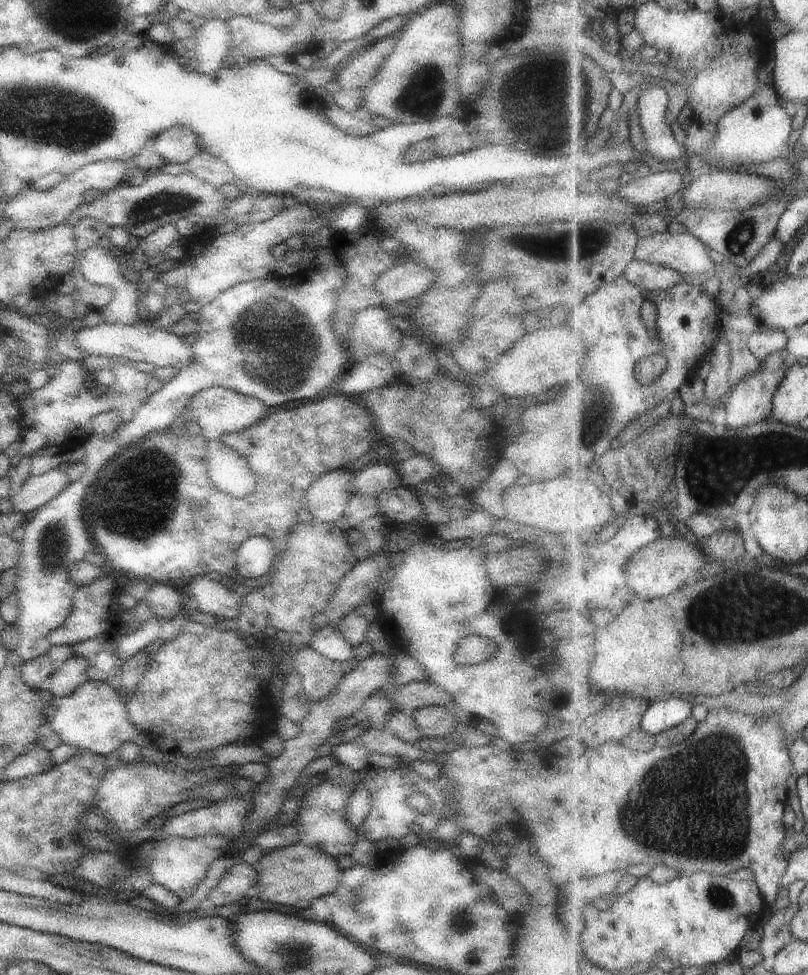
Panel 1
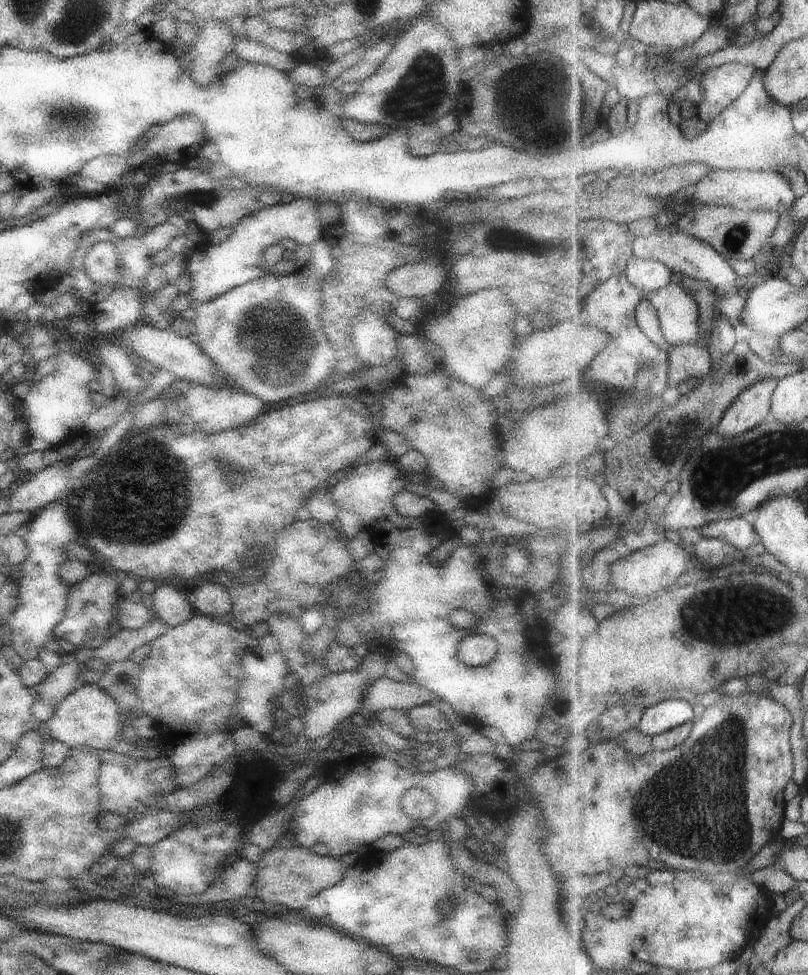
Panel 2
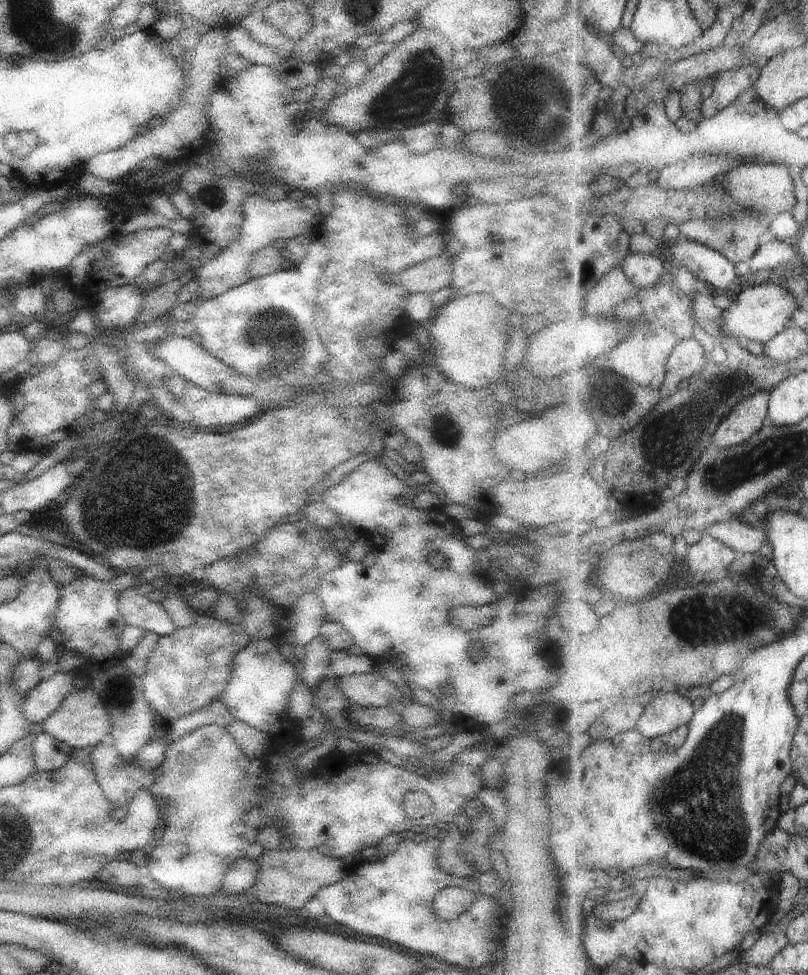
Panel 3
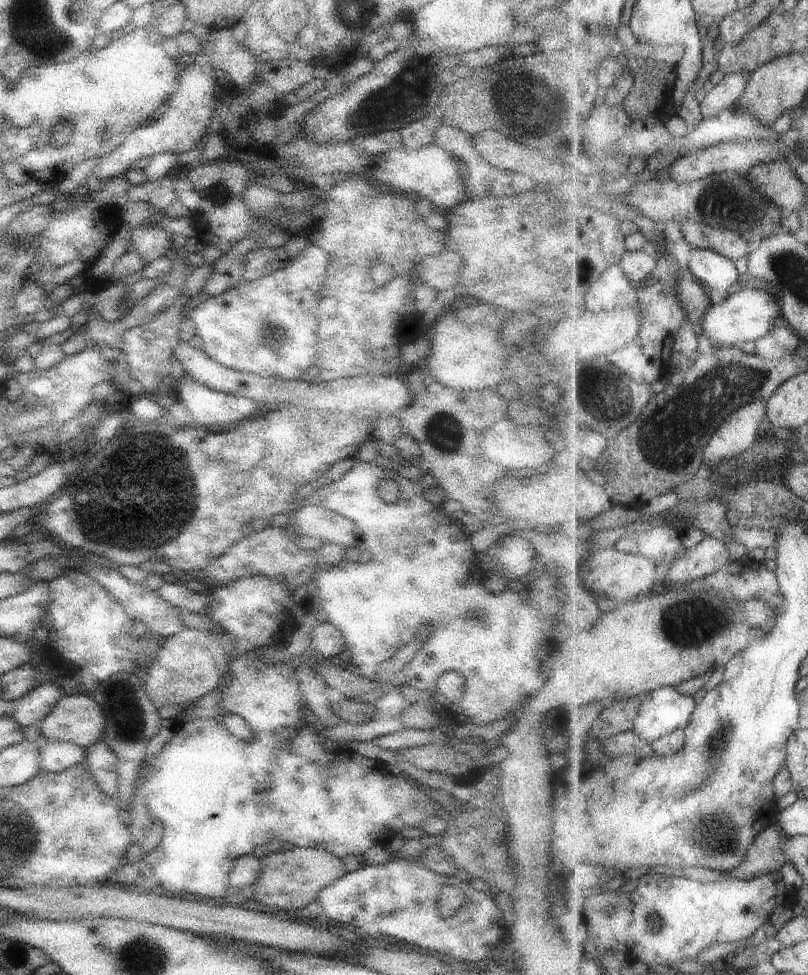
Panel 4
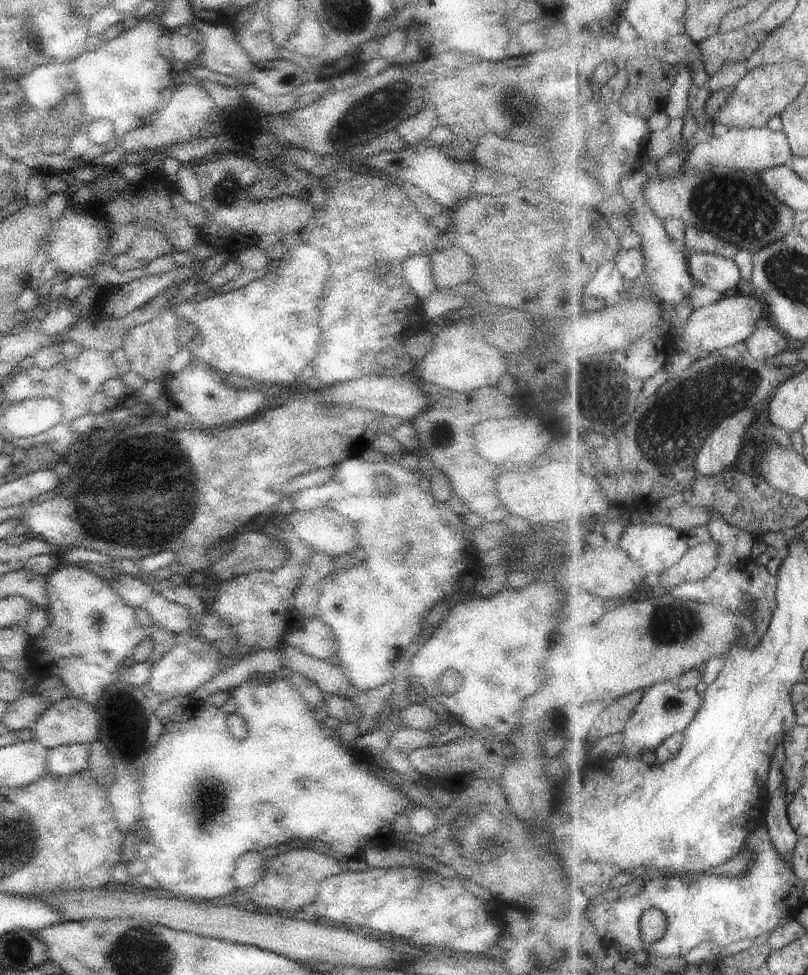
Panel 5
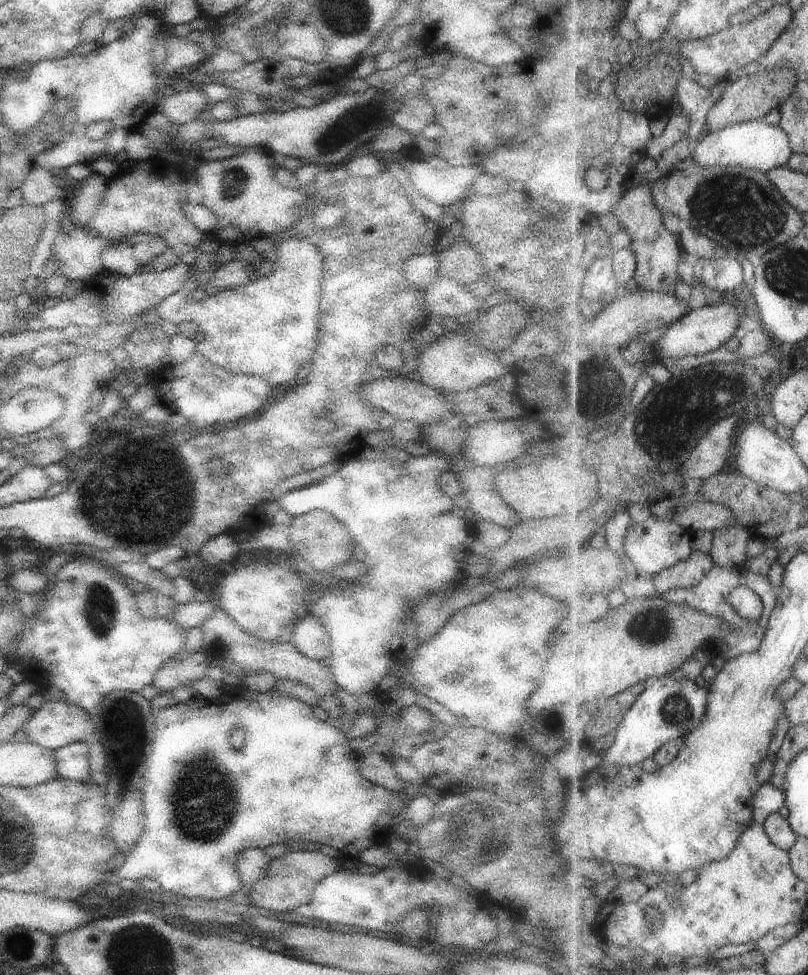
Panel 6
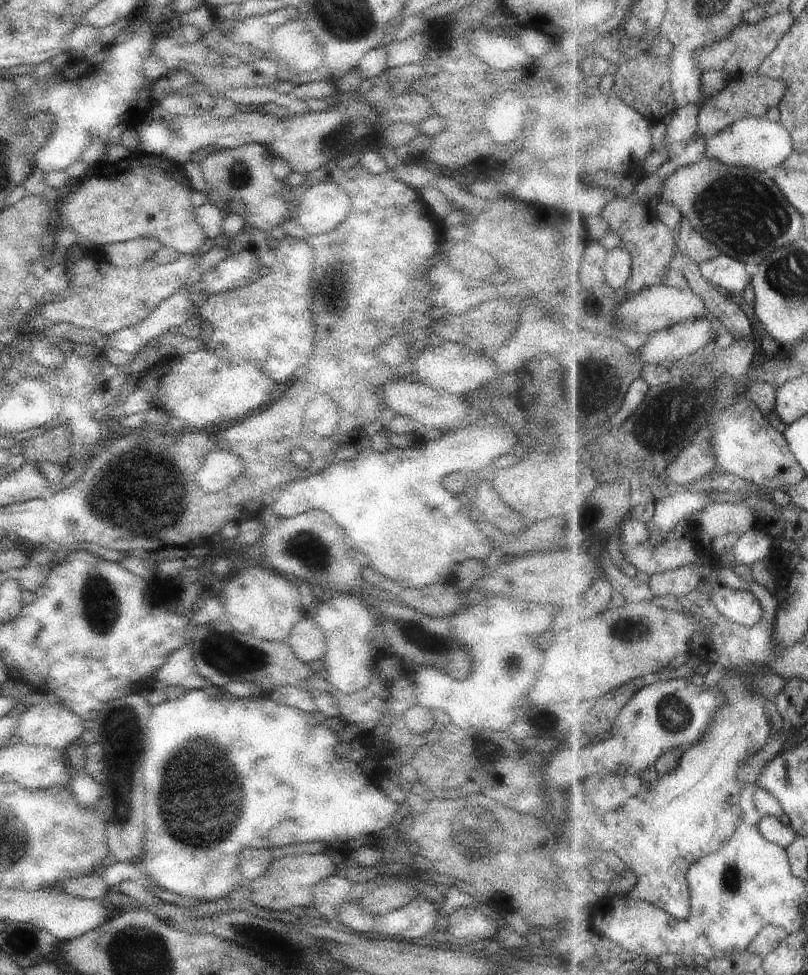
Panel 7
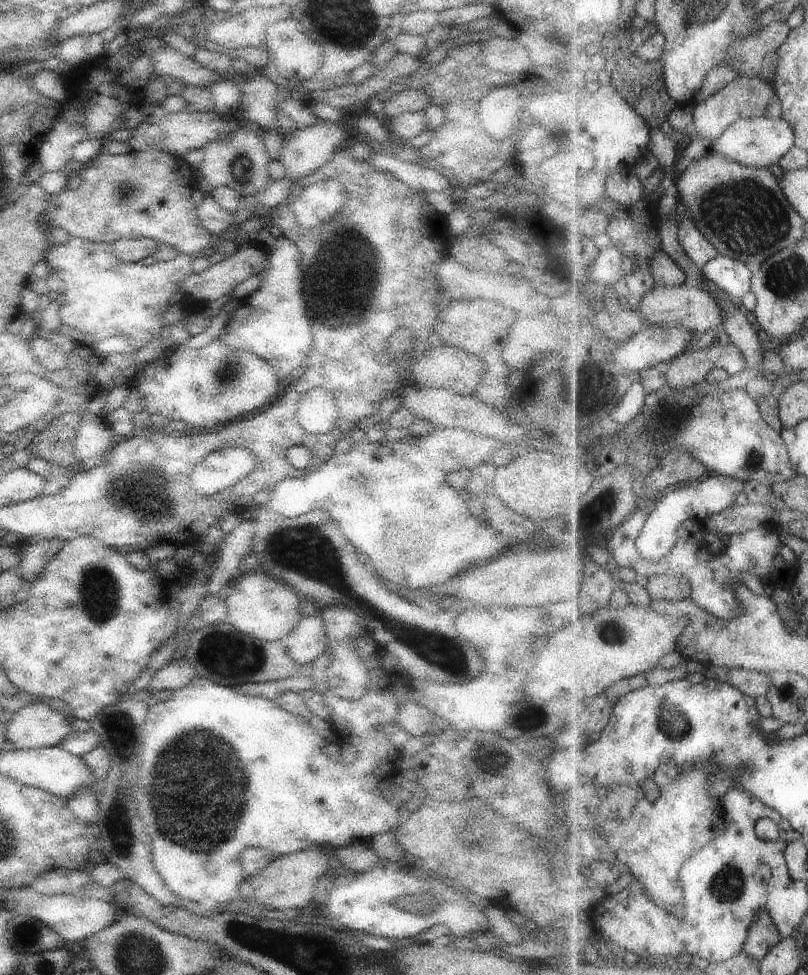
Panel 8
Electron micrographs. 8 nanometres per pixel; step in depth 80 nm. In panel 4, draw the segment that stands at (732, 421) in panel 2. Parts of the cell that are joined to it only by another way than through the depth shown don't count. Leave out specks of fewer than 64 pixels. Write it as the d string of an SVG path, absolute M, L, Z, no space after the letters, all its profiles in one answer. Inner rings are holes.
M757 399L726 418L706 446L704 464L711 468L725 458L743 454L761 434L759 426L768 414L766 408L766 400Z

